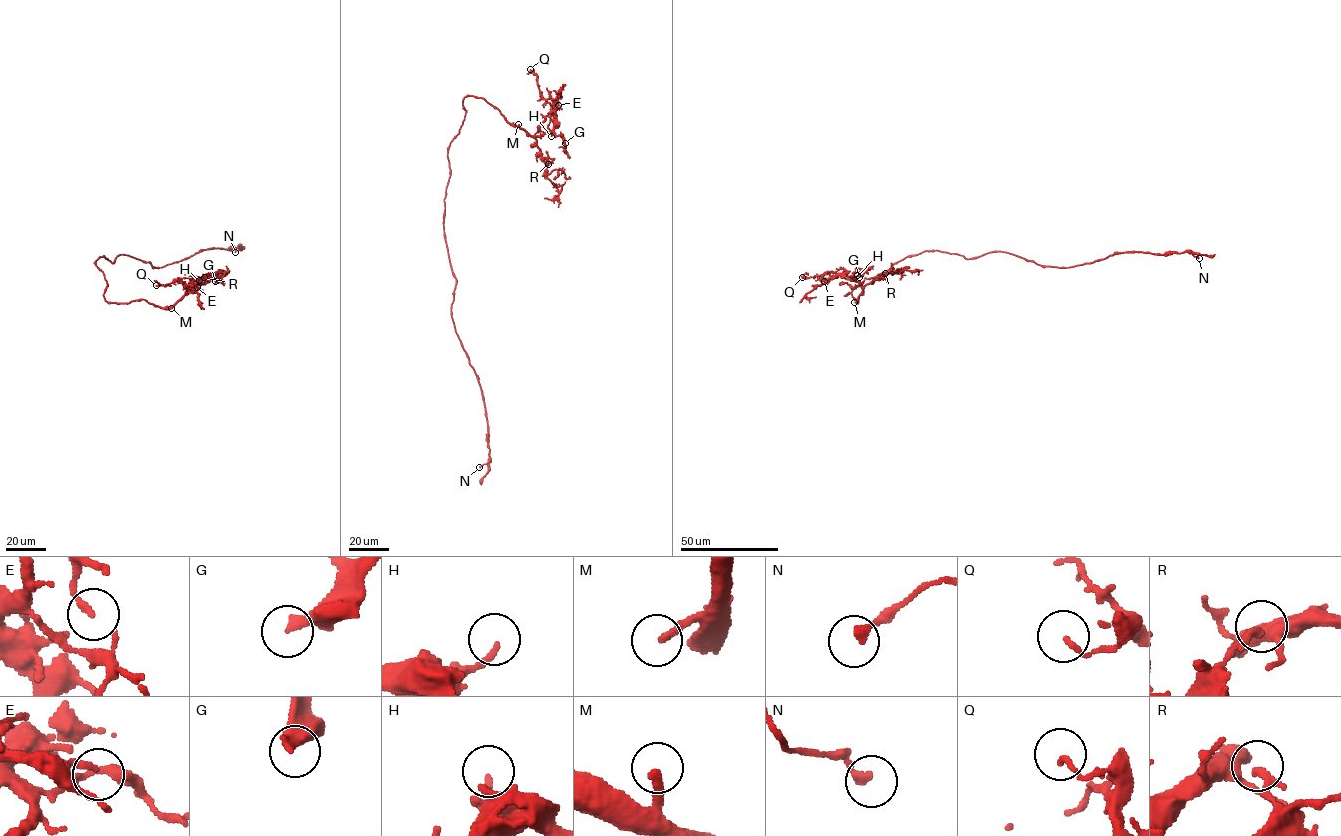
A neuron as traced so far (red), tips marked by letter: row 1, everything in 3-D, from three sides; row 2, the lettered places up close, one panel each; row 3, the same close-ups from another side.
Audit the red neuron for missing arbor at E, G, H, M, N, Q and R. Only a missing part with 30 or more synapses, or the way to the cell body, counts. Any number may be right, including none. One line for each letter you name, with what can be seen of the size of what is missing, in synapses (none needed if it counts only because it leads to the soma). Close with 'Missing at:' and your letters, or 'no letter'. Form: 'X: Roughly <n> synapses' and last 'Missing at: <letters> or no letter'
Missing at: M

